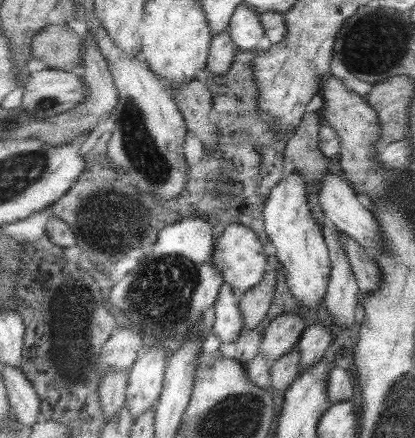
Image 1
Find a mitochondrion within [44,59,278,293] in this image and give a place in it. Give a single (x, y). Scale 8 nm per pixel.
(138, 144)

